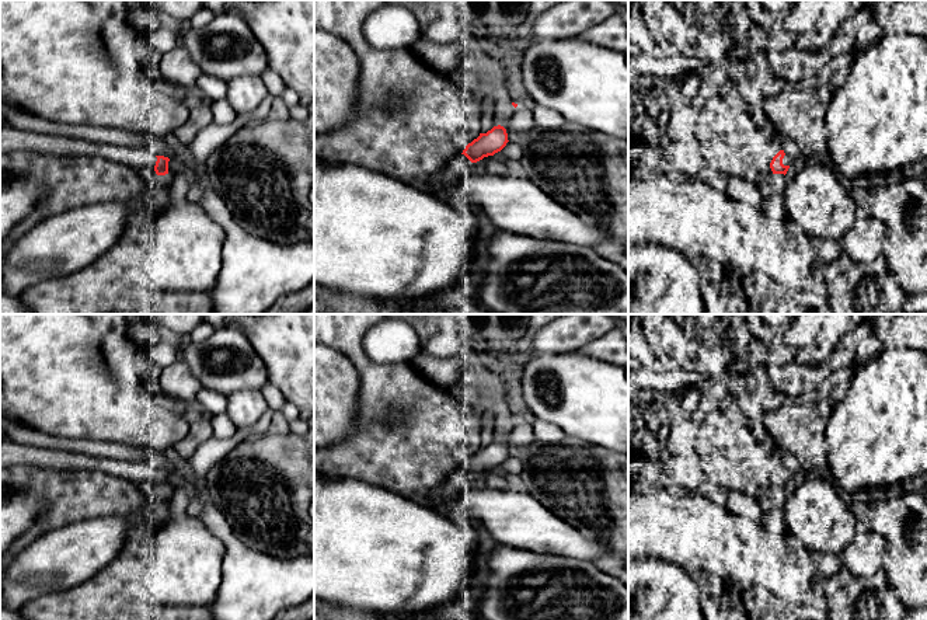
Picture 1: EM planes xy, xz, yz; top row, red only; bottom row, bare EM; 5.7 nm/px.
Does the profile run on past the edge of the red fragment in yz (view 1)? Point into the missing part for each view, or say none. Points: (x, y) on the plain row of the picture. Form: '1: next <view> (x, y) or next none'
1: next none

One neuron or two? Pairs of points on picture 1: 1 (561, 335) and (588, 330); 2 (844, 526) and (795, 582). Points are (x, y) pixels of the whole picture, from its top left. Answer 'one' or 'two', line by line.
1: one
2: two

